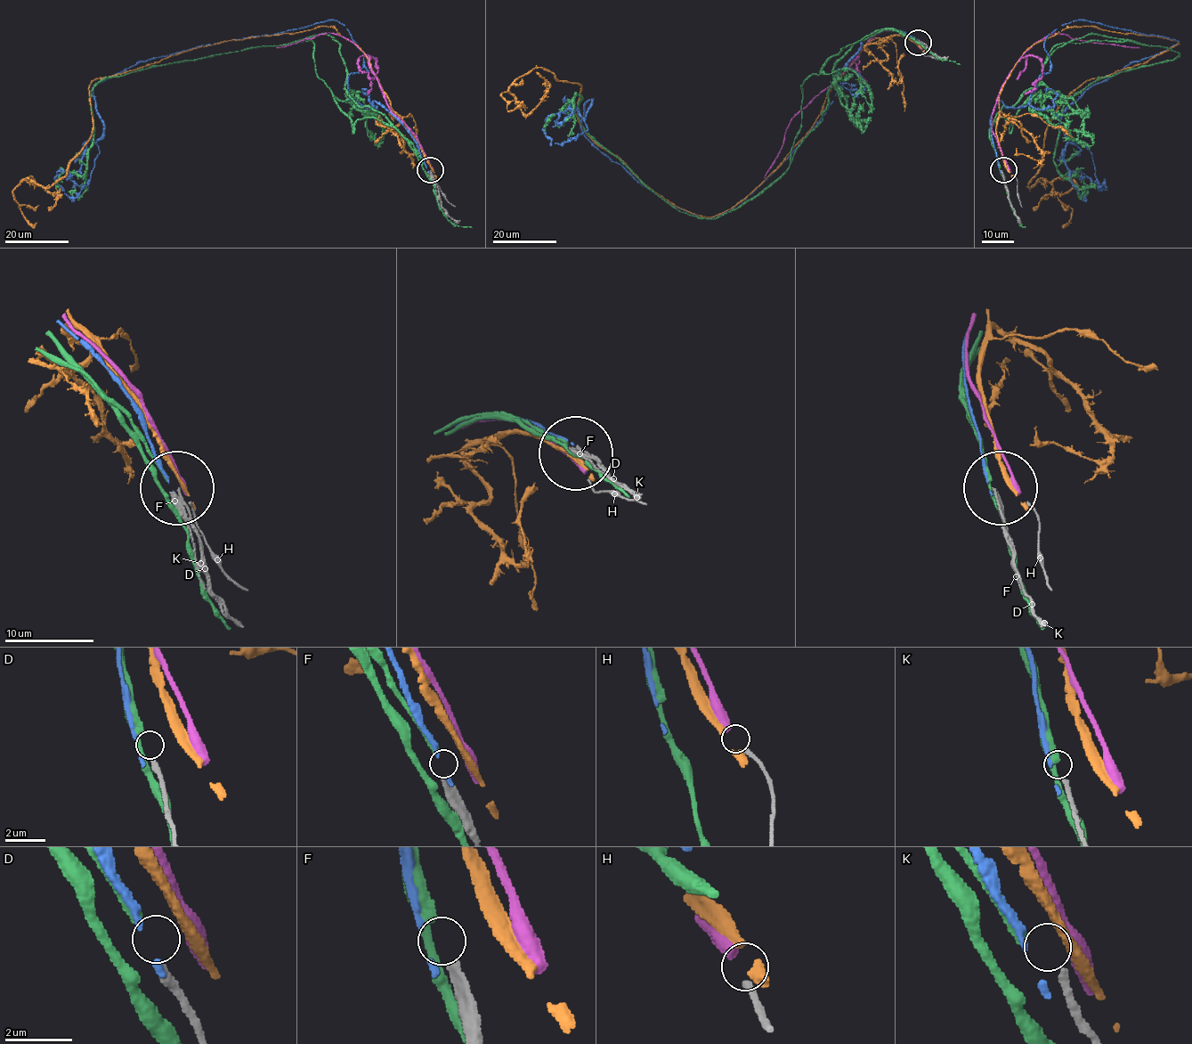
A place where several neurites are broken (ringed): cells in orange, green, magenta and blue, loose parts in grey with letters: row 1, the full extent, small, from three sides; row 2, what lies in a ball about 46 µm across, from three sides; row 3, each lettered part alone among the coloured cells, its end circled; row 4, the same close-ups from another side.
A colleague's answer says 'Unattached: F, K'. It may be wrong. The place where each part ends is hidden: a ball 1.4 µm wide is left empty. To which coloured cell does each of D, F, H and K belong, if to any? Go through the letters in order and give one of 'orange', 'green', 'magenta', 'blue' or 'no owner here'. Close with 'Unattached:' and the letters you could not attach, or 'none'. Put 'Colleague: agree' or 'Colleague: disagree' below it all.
D: green
F: no owner here
H: magenta
K: no owner here
Unattached: F, K
Colleague: agree

